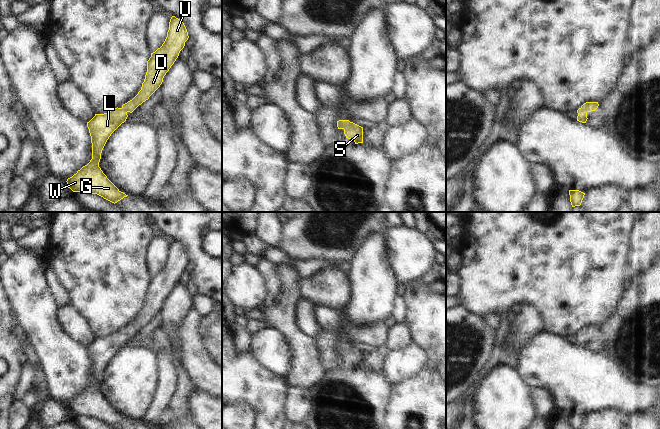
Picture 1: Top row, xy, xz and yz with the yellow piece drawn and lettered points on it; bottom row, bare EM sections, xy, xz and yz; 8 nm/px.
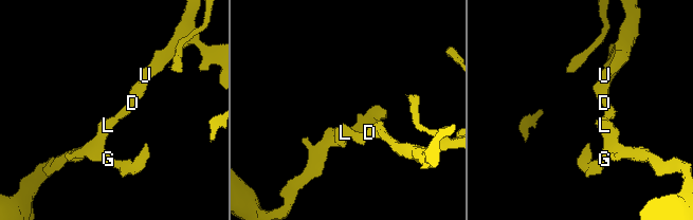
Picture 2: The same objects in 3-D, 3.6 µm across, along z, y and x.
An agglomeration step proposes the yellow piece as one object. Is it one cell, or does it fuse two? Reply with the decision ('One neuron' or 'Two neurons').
One neuron

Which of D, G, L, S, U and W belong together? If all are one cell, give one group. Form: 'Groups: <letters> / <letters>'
Groups: D G L S U W

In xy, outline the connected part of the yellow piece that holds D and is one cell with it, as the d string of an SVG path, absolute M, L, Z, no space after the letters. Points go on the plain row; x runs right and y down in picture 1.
M172 240L164 267L151 277L147 285L147 296L138 318L121 332L117 331L104 338L95 338L87 346L92 367L92 383L67 403L67 410L73 416L97 418L114 428L128 420L121 416L99 391L102 374L111 358L126 345L127 337L132 337L160 311L164 300L178 282L188 262L184 247Z

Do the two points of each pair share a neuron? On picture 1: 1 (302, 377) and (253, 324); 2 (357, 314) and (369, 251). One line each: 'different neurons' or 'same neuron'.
1: different neurons
2: same neuron

